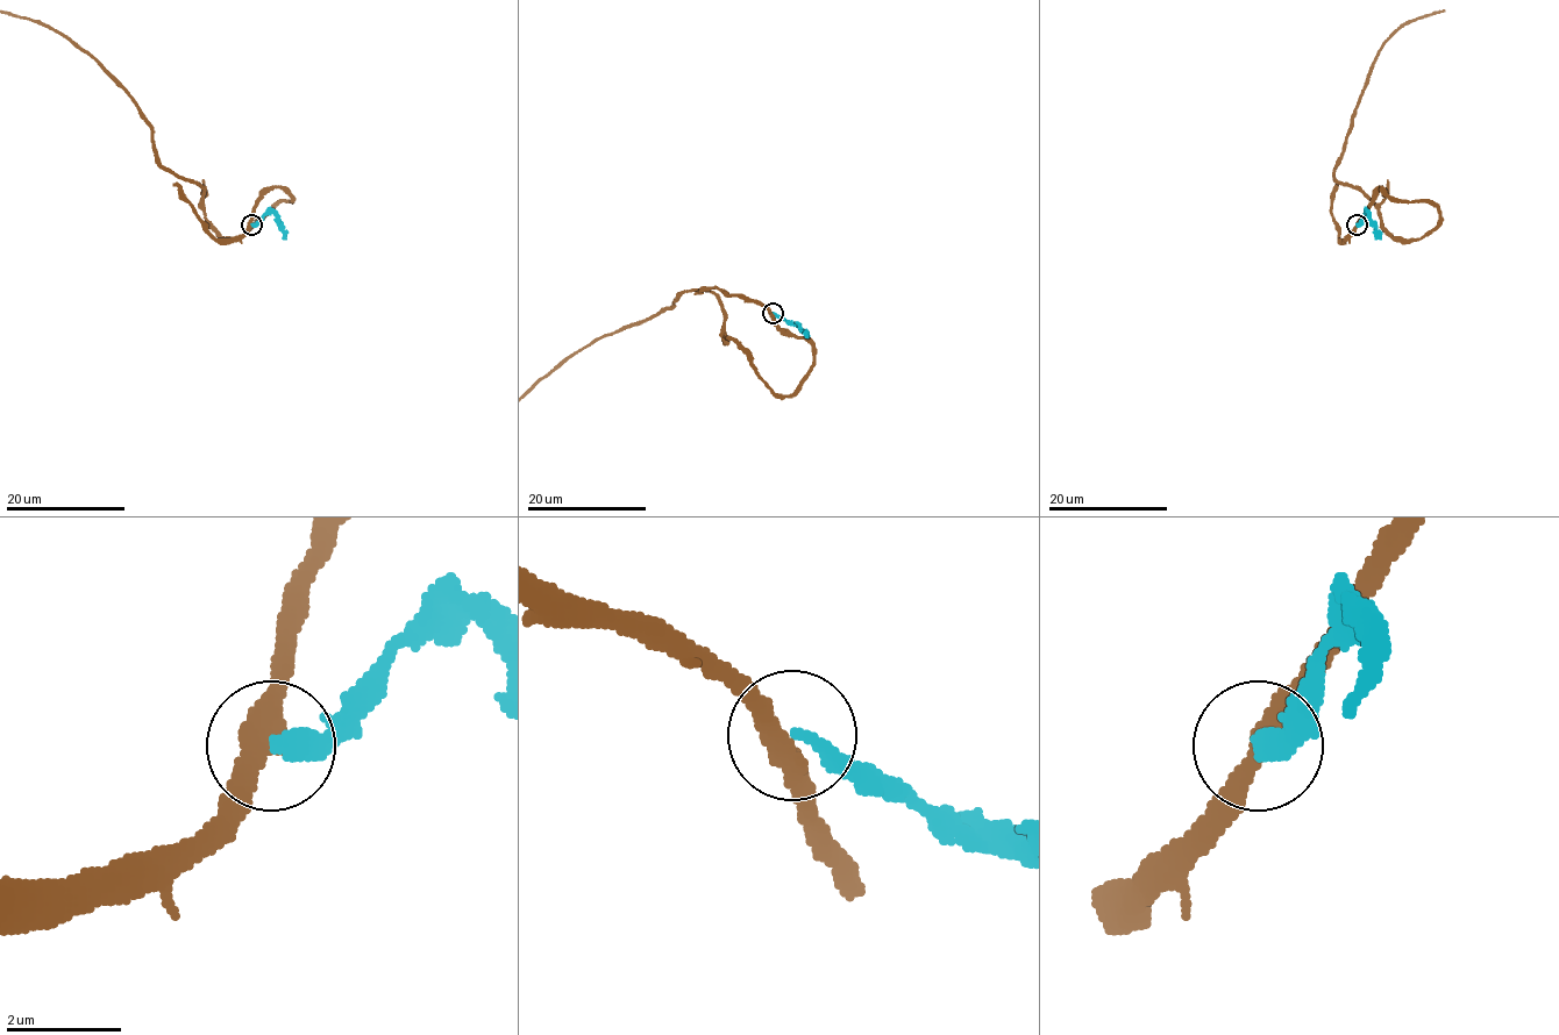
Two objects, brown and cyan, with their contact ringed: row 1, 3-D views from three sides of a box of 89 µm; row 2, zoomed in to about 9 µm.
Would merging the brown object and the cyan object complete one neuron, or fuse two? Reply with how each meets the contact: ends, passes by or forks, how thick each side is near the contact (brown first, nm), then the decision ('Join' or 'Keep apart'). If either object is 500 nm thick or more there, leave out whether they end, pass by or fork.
At the ring brown passes by. At the ring cyan ends. Thickness 360 nm (brown) against 260 nm. Keep apart

